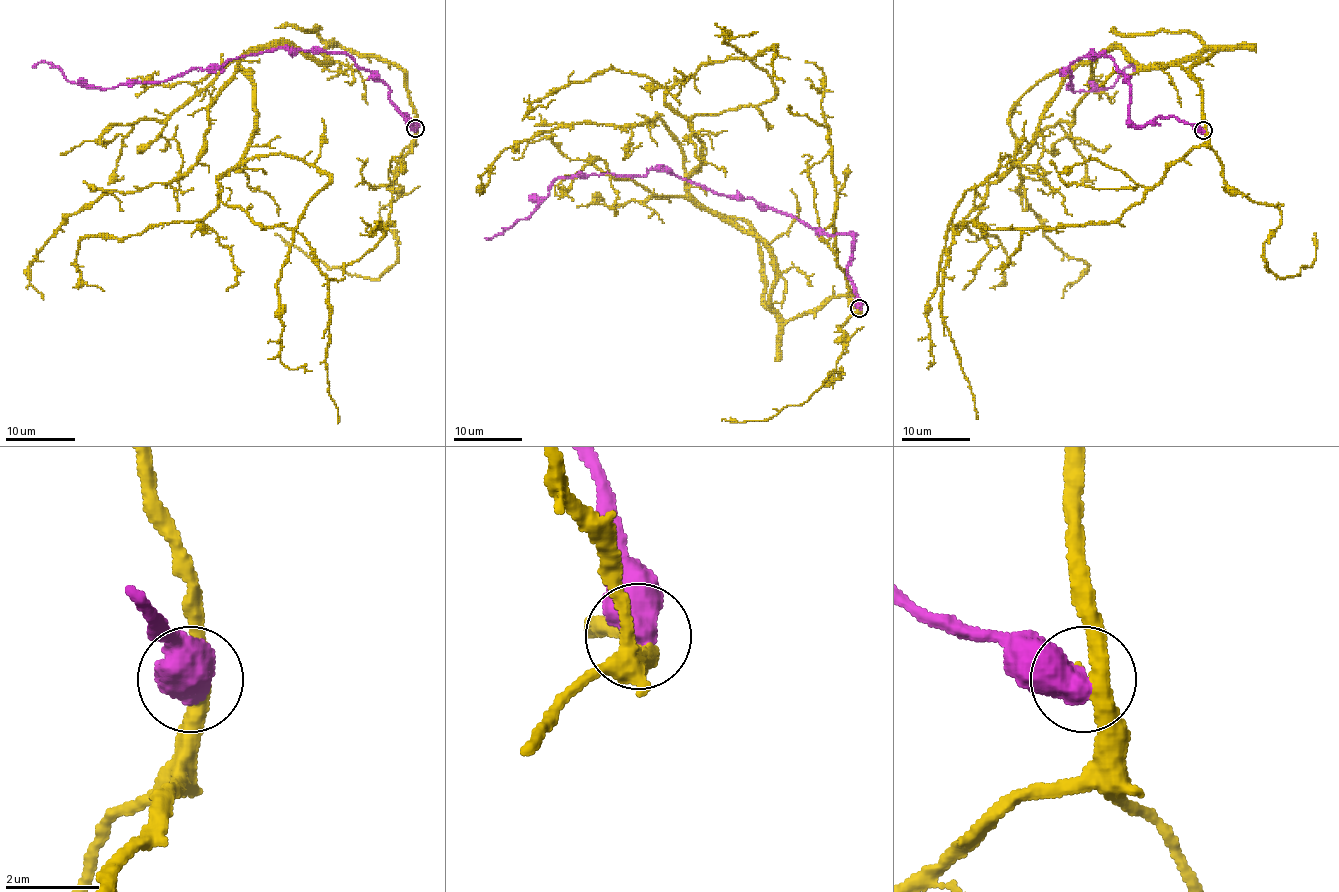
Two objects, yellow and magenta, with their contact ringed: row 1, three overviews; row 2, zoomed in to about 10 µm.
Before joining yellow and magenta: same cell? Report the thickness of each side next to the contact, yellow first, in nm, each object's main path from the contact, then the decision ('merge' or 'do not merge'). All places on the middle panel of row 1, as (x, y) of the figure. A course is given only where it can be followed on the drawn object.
320/700 nm | yellow via (860, 309), (827, 298), (783, 318), (773, 253), (689, 192), (703, 144), (667, 91), (773, 47), (783, 83) | magenta via (860, 308), (849, 234), (820, 234), (669, 171), (558, 178), (529, 216), (484, 238) | do not merge

